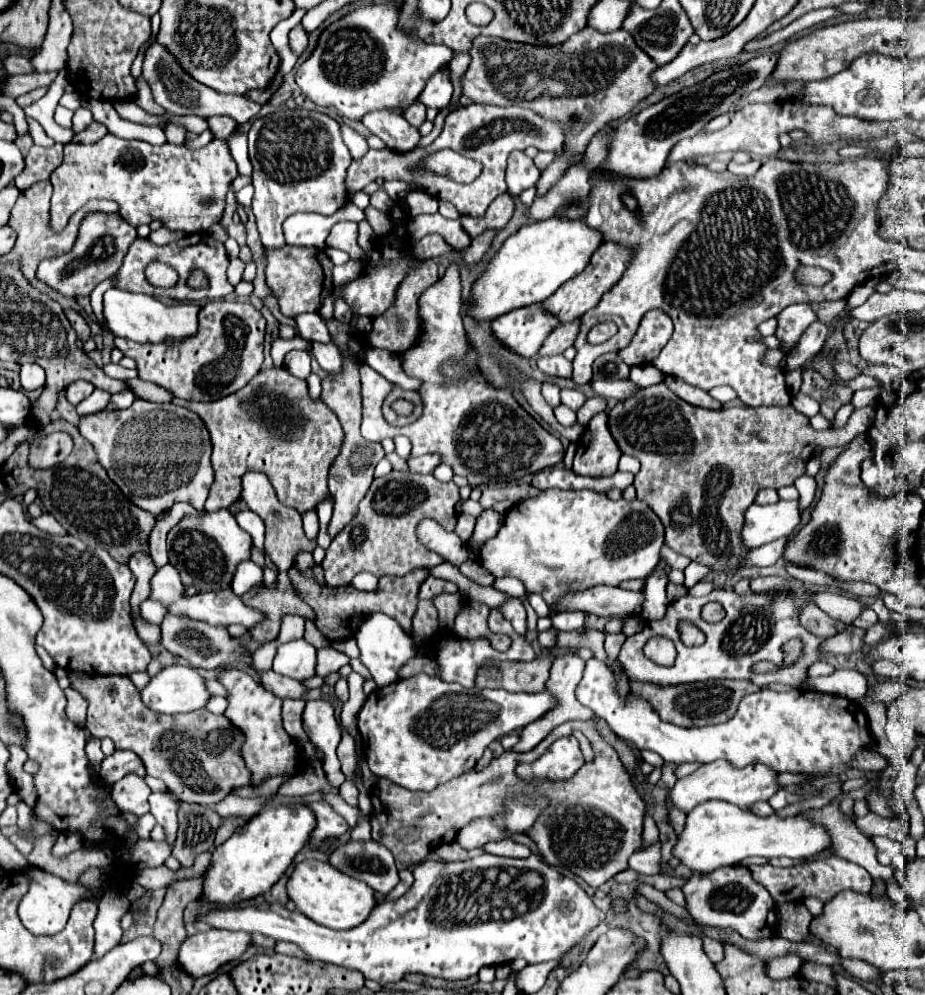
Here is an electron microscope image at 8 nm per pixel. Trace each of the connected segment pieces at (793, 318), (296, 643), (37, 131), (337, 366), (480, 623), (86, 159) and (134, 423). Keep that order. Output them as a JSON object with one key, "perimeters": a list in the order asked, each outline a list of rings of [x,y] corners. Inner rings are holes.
{"perimeters":[[[[792,304],[784,308],[778,316],[778,328],[776,328],[776,338],[780,340],[780,350],[784,356],[794,354],[798,350],[798,338],[810,326],[810,322],[817,320],[816,313],[810,304]]],[[[304,638],[286,642],[278,646],[272,670],[300,682],[308,680],[316,674],[316,648]]],[[[26,118],[29,128],[30,128],[30,136],[32,136],[32,140],[34,140],[34,144],[36,146],[44,146],[44,148],[50,148],[52,144],[54,144],[54,140],[52,138],[48,138],[46,136],[46,132],[44,132],[44,128],[33,120],[32,118]]],[[[312,344],[312,356],[318,360],[320,368],[326,370],[328,374],[338,374],[342,372],[342,352],[338,350],[336,344]]],[[[467,602],[463,609],[456,616],[454,623],[454,634],[466,640],[478,640],[478,638],[488,638],[488,616],[490,608],[478,602]]],[[[106,134],[102,140],[98,140],[96,144],[90,144],[90,146],[70,142],[64,146],[64,162],[50,176],[50,182],[54,186],[52,210],[50,210],[52,228],[62,230],[66,226],[68,218],[76,210],[86,206],[88,200],[104,198],[104,200],[116,202],[120,206],[118,214],[132,226],[150,224],[152,220],[160,218],[162,224],[172,230],[184,230],[188,234],[204,232],[212,224],[221,221],[226,206],[226,194],[235,178],[236,164],[232,162],[226,142],[218,140],[218,138],[214,138],[208,146],[204,146],[200,150],[190,150],[184,144],[174,146],[168,142],[162,146],[152,146],[152,144],[140,142],[140,140],[122,140],[112,134]],[[206,198],[212,198],[214,202],[202,204],[202,200],[206,200]]],[[[138,398],[134,400],[134,406],[130,406],[130,410],[108,410],[106,408],[106,410],[100,410],[98,414],[80,416],[78,430],[96,448],[98,462],[102,464],[102,468],[106,468],[110,480],[138,508],[152,512],[154,516],[160,514],[162,510],[172,508],[172,504],[176,502],[188,502],[198,510],[204,508],[210,486],[214,482],[214,470],[210,464],[212,442],[210,442],[206,424],[192,410],[172,404],[172,402],[156,404],[156,402]]]]}

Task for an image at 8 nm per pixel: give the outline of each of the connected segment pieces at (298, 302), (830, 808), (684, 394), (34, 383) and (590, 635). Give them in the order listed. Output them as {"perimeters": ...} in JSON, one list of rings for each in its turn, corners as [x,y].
{"perimeters":[[[[284,246],[282,250],[266,250],[268,266],[266,266],[266,284],[272,294],[280,302],[280,310],[284,316],[292,318],[302,312],[318,312],[326,294],[332,292],[332,262],[318,248],[298,248],[298,246]]],[[[832,800],[828,806],[820,809],[811,809],[799,814],[800,816],[812,822],[819,823],[830,834],[830,846],[828,852],[852,860],[858,866],[866,868],[868,874],[872,874],[874,880],[880,880],[884,884],[896,882],[894,880],[894,866],[882,866],[876,860],[876,848],[870,838],[866,838],[854,822],[842,822],[838,814],[838,802]]],[[[666,378],[664,384],[682,400],[694,404],[694,406],[702,406],[702,408],[712,408],[712,410],[718,410],[722,408],[722,402],[714,400],[706,390],[698,388],[698,386],[690,386],[686,382],[682,382],[682,378]]],[[[22,364],[20,384],[24,390],[38,390],[44,386],[44,370],[38,364]]],[[[580,628],[572,632],[558,632],[556,634],[556,646],[580,646],[580,648],[590,648],[594,652],[594,658],[606,662],[606,652],[604,652],[604,634],[600,630],[592,628]]]]}

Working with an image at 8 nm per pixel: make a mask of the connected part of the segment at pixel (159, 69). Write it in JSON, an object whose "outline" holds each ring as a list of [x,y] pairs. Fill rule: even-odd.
{"outline":[[[162,44],[150,46],[150,50],[146,52],[144,66],[142,66],[142,78],[150,84],[154,100],[160,106],[164,106],[168,112],[174,112],[174,114],[194,114],[200,118],[232,116],[238,124],[244,124],[250,118],[258,116],[258,112],[262,108],[260,104],[250,102],[250,98],[246,98],[246,96],[220,94],[208,86],[202,86],[198,80],[190,78],[190,74],[186,74],[186,70],[182,70],[182,64],[178,64],[174,54],[170,54],[170,50],[166,50]]]}

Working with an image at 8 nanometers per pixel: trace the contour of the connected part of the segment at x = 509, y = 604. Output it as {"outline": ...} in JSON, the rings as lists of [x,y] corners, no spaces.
{"outline":[[[510,598],[504,604],[498,606],[502,610],[502,616],[514,626],[518,634],[526,634],[526,608],[520,598]]]}

